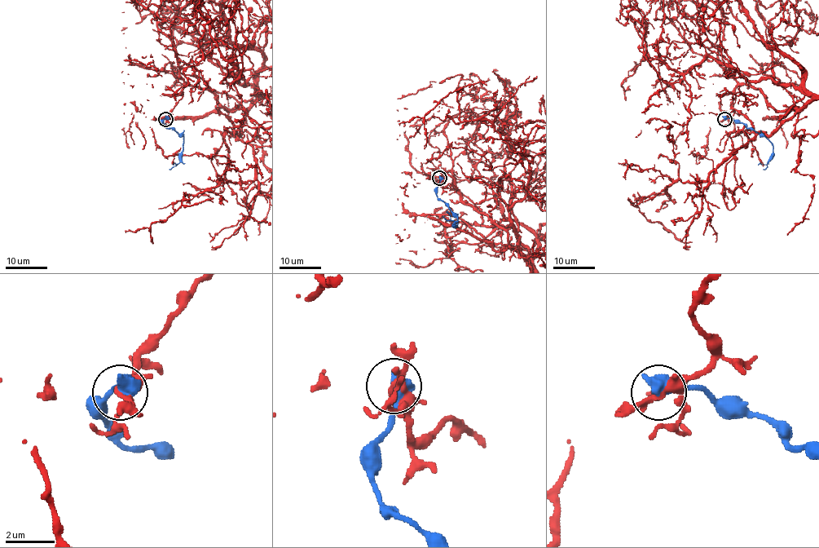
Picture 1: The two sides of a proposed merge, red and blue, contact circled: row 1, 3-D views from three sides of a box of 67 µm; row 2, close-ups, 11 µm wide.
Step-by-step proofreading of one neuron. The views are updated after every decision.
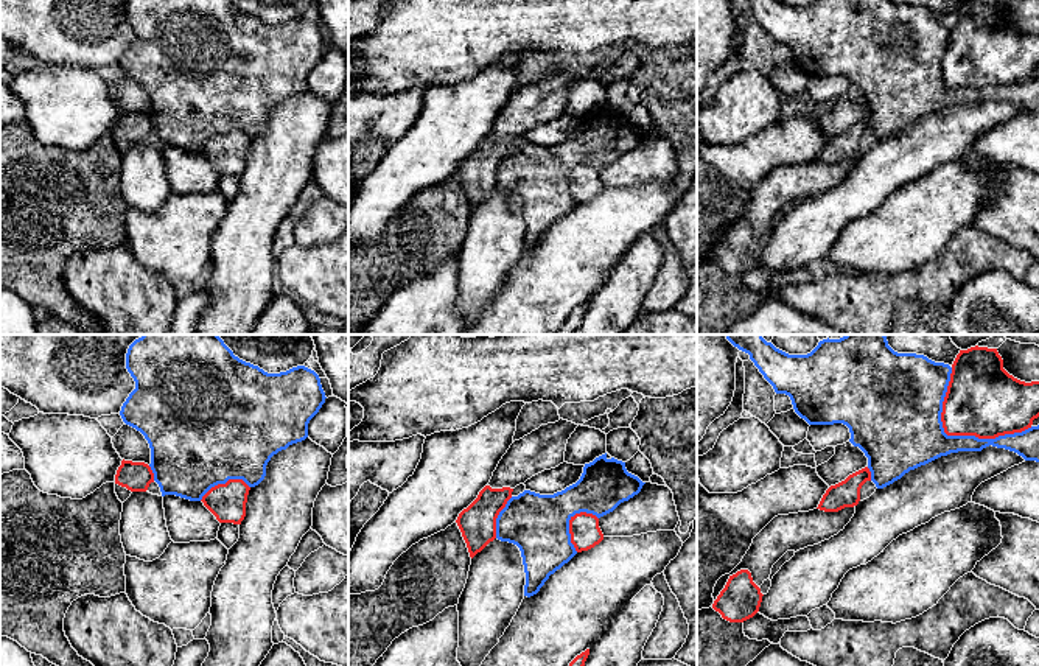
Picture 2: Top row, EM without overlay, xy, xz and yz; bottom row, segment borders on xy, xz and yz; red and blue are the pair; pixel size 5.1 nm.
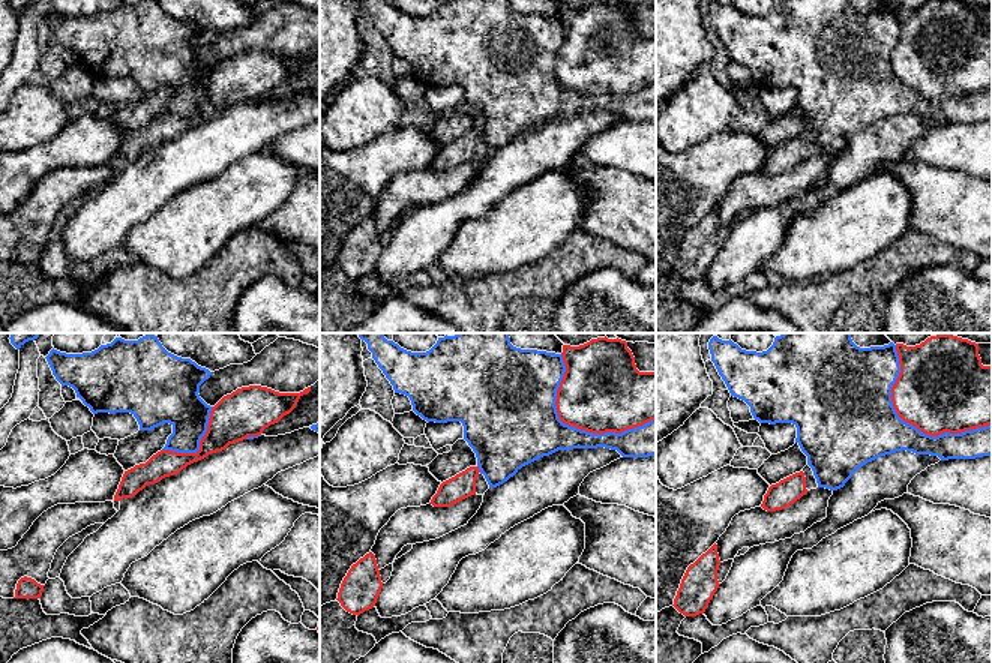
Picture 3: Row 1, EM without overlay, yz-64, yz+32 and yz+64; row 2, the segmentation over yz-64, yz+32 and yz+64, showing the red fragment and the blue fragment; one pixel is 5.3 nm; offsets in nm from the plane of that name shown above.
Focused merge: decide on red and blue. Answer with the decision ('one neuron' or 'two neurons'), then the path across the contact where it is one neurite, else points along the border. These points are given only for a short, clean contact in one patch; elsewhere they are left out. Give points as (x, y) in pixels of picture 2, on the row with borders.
two neurons

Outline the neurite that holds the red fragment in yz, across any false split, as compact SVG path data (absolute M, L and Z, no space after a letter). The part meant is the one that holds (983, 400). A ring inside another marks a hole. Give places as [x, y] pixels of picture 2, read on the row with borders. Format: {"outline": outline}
{"outline": "M997 349L960 350L943 401L947 436L995 439L1031 428L1039 417L1039 381L1025 383L1003 369Z"}

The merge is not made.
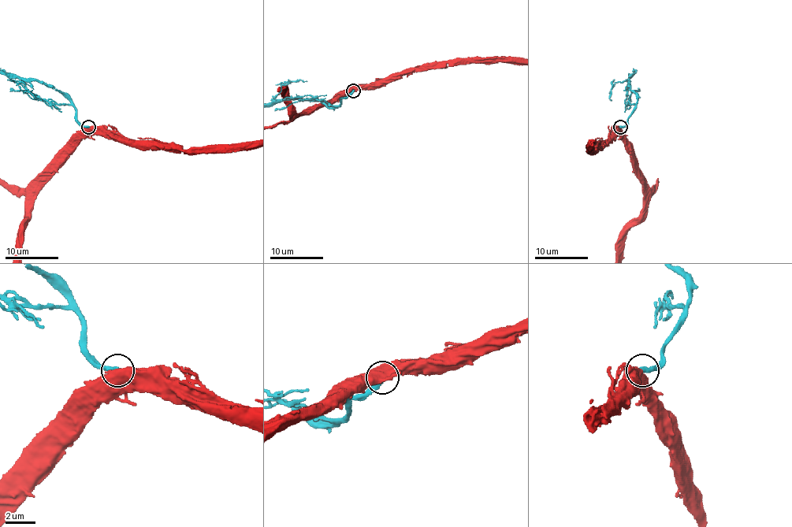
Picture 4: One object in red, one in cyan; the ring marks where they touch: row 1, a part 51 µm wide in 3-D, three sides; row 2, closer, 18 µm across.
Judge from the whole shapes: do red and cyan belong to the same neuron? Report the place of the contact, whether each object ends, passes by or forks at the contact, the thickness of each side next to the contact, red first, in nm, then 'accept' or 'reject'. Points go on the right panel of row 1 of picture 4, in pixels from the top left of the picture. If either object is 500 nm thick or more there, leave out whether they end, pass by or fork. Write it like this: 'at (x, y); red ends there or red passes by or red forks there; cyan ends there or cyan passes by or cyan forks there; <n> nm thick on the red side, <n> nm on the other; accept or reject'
at (620, 127); 850 nm thick on the red side, 360 nm on the other; accept

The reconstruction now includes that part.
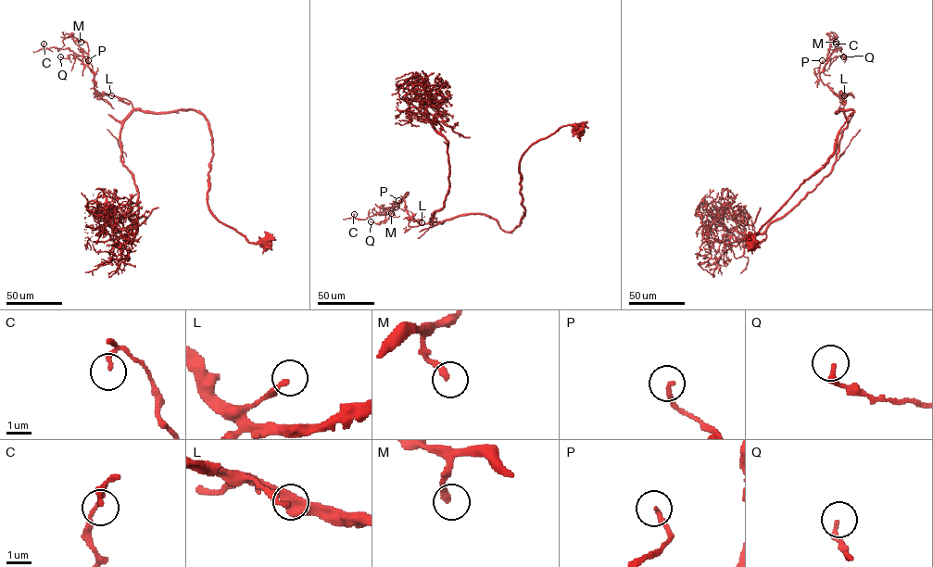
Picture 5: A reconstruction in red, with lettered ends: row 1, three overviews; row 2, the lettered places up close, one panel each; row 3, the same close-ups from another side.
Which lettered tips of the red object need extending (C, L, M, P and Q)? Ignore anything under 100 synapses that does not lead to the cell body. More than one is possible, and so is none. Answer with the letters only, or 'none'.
none

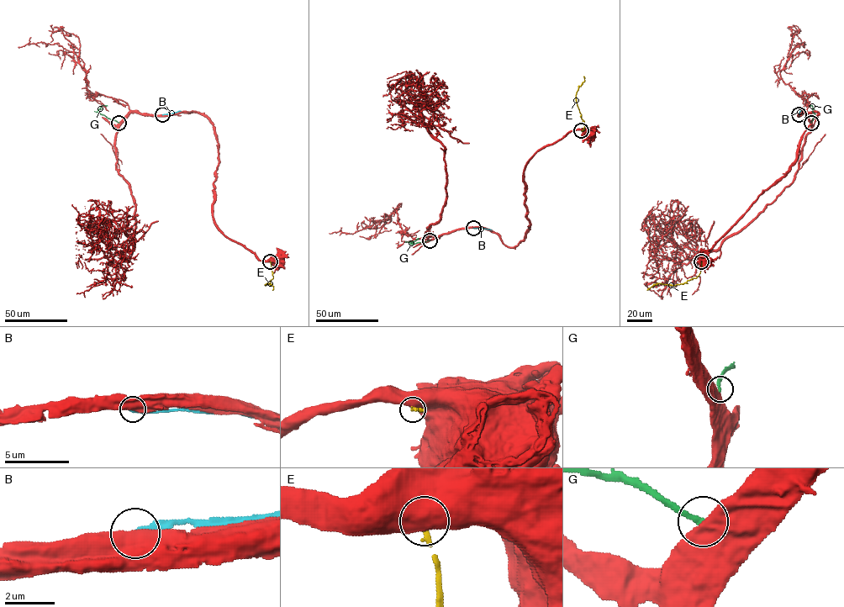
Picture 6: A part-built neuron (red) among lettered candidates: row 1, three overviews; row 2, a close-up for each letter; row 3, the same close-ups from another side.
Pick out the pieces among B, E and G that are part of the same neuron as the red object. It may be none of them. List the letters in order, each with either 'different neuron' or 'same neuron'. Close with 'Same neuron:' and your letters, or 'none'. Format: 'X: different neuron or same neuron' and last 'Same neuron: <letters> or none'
B: different neuron
E: different neuron
G: different neuron
Same neuron: none

